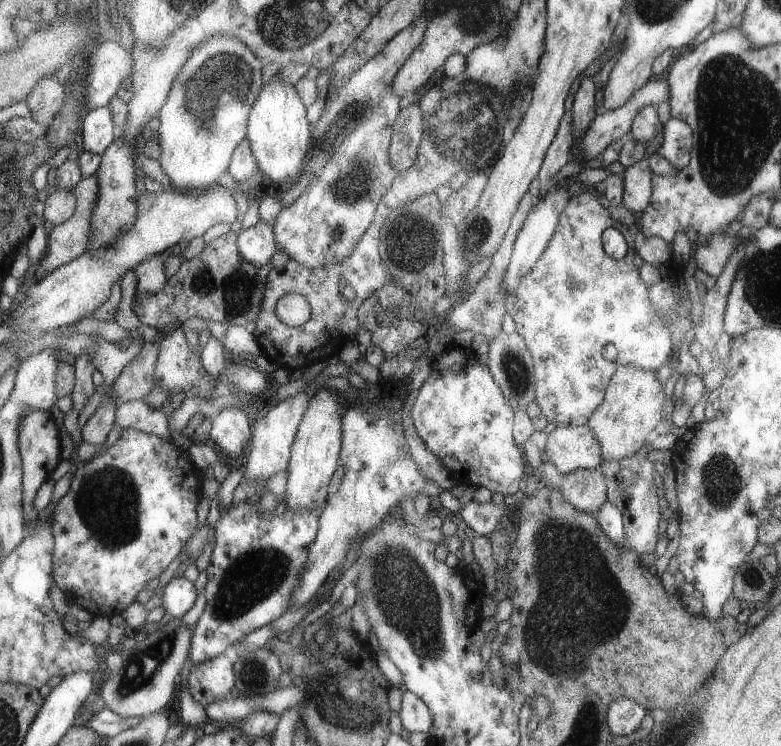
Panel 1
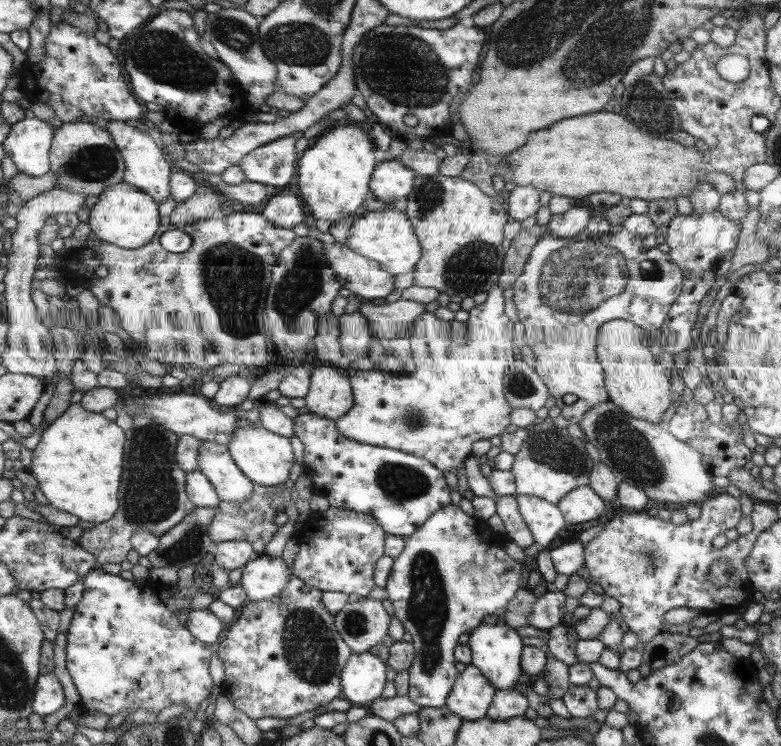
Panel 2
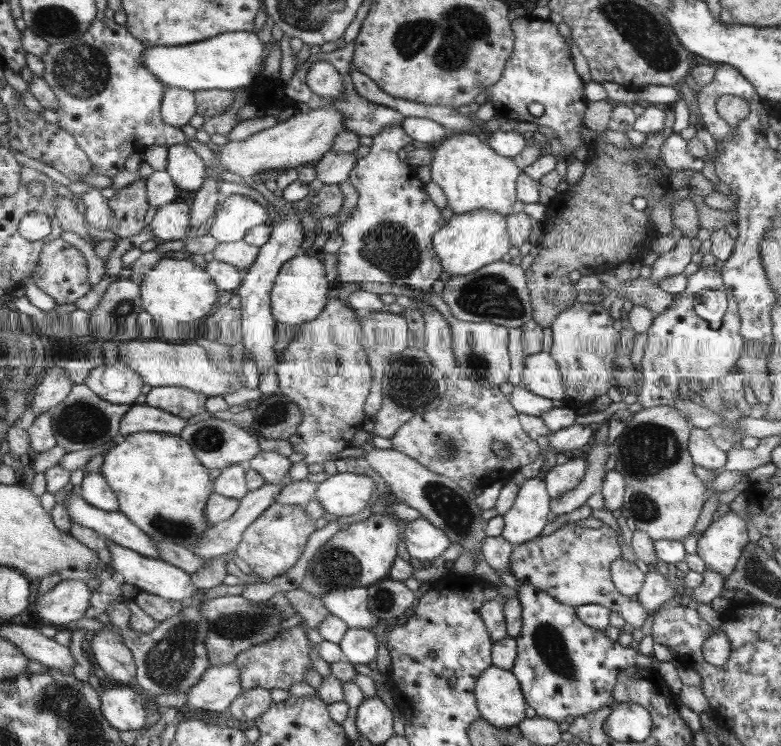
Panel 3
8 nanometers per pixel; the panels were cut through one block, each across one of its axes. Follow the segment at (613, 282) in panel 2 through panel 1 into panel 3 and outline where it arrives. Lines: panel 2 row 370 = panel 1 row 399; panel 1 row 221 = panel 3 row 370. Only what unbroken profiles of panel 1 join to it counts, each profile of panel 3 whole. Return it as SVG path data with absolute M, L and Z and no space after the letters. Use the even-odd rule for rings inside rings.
M575 302L567 310L560 312L552 325L551 329L551 346L549 354L557 365L563 383L563 402L565 406L575 409L580 403L591 404L596 396L605 394L609 388L609 376L613 372L611 360L617 357L615 354L615 344L619 344L619 333L611 328L611 318L609 312L601 308L601 303L581 303Z

